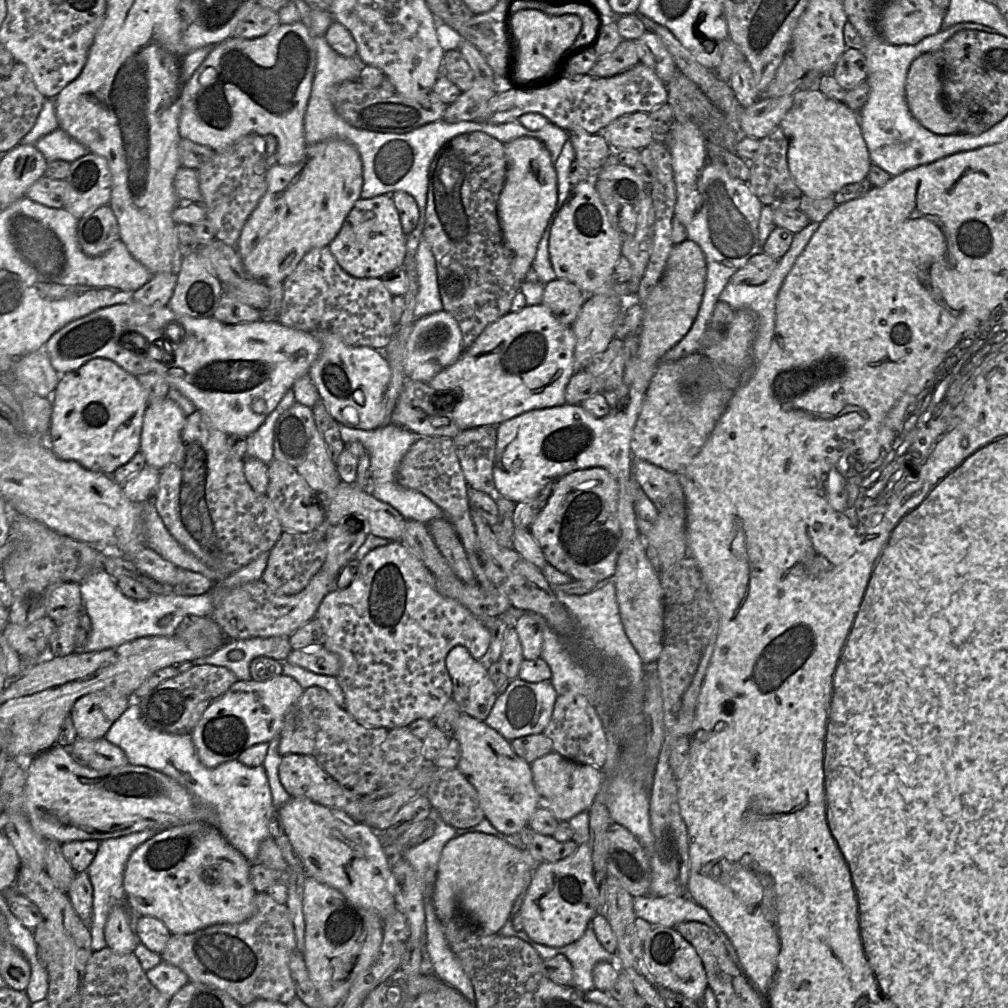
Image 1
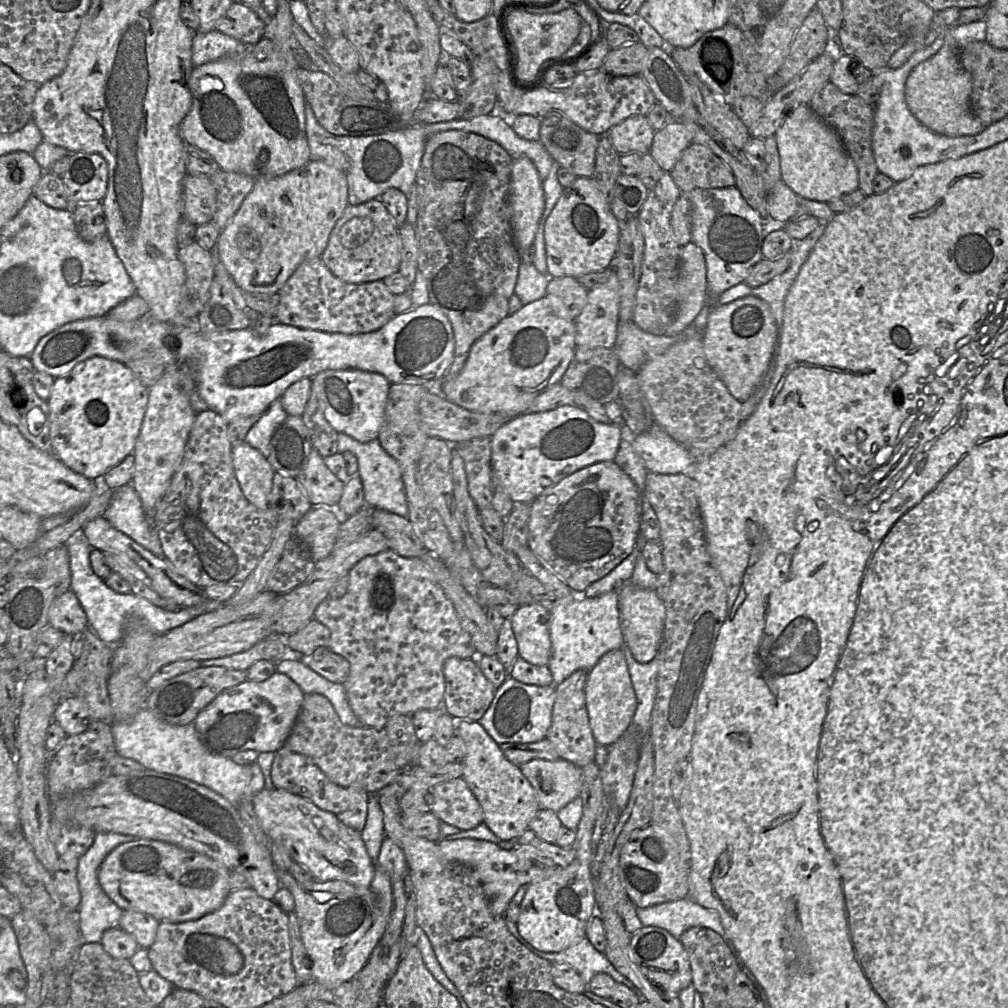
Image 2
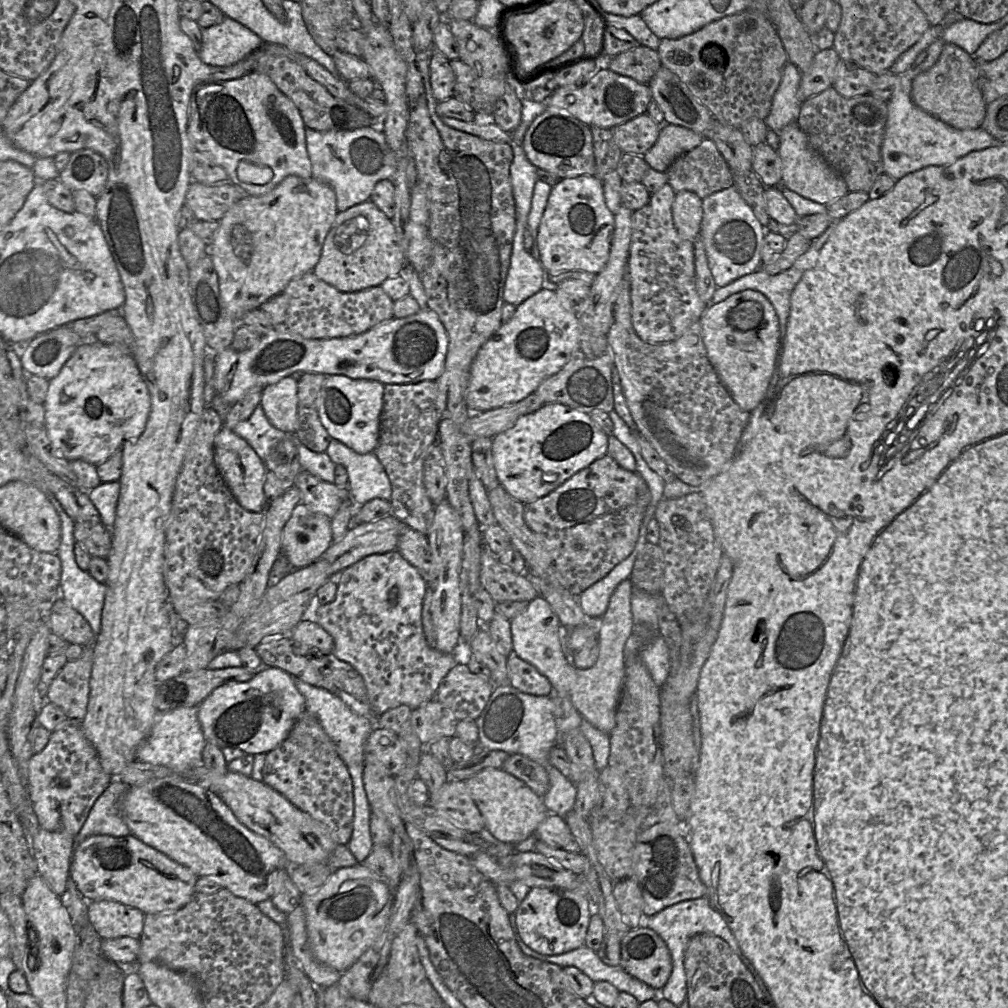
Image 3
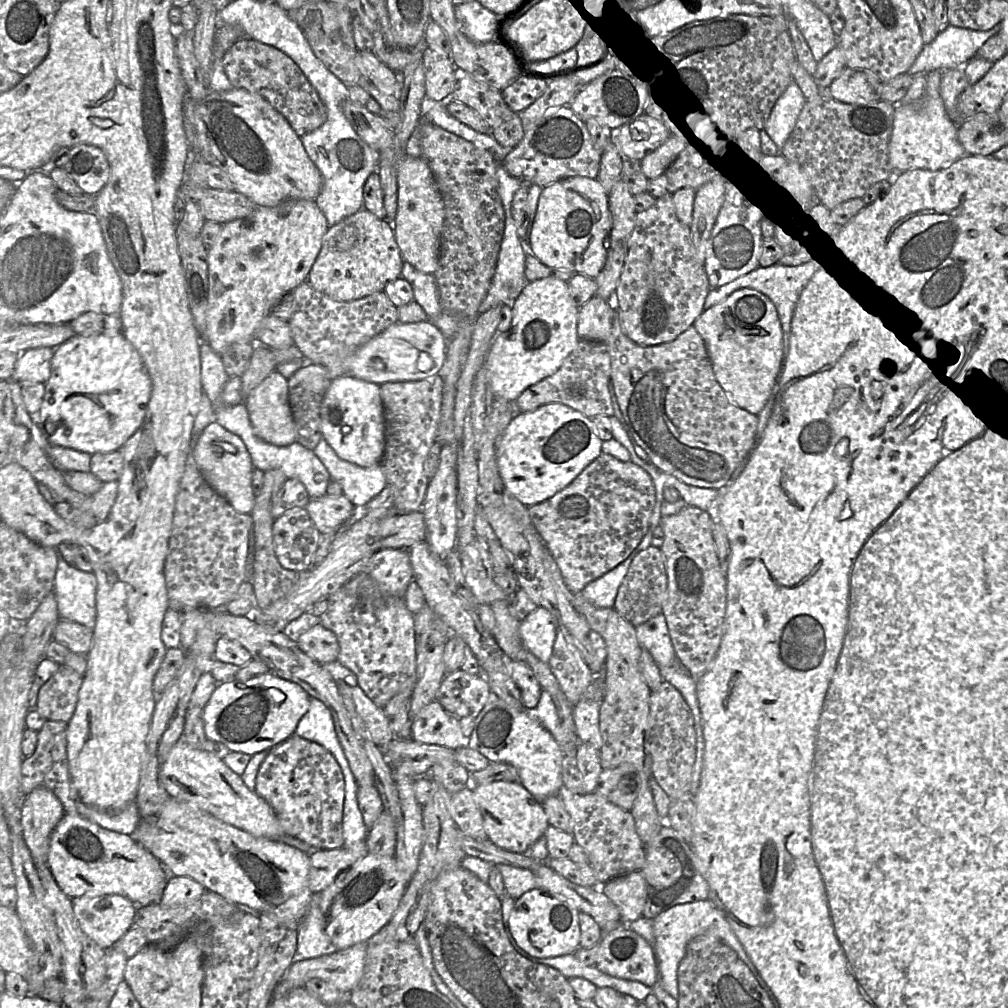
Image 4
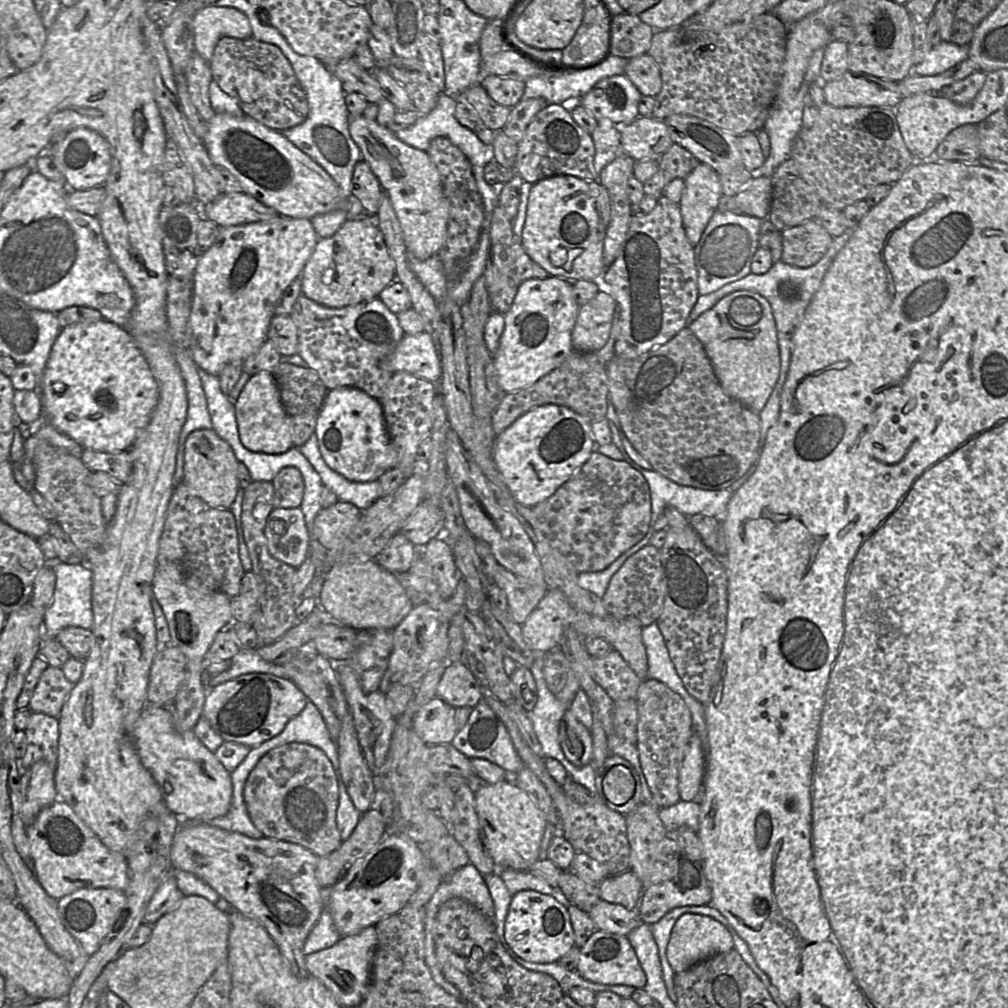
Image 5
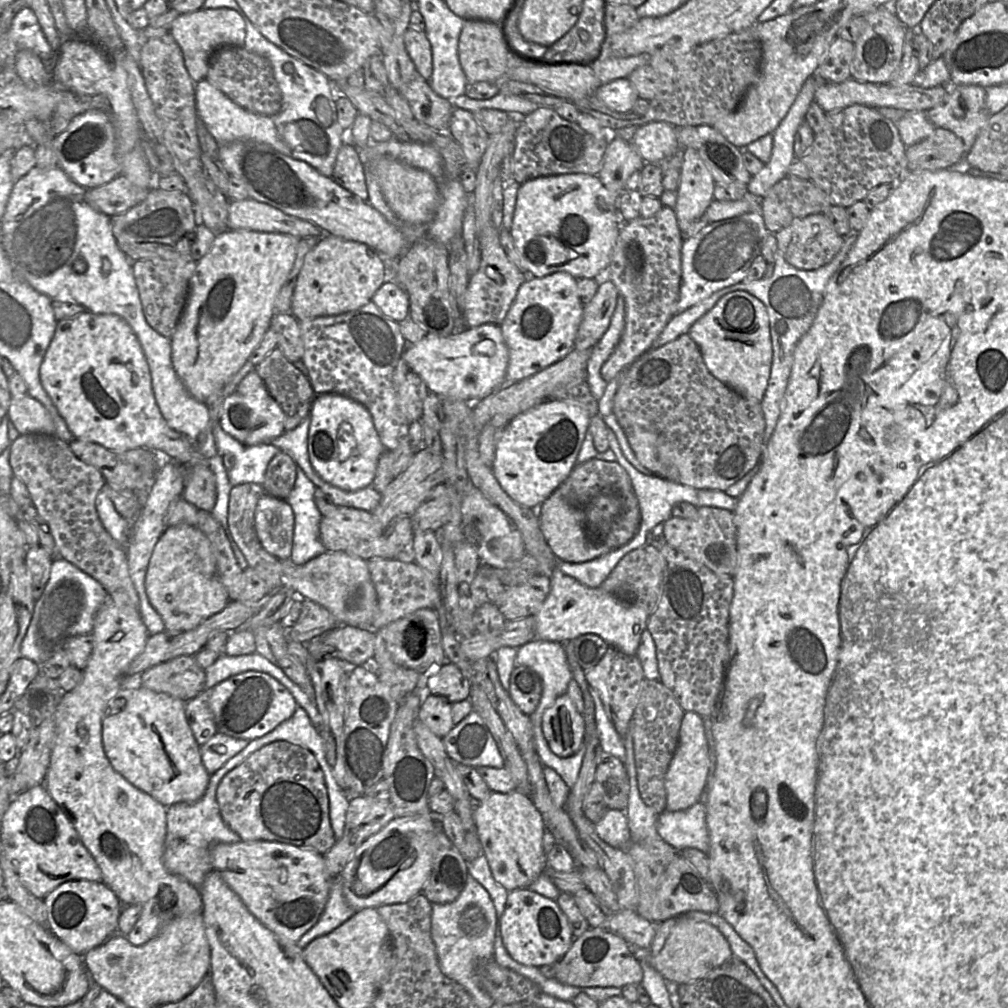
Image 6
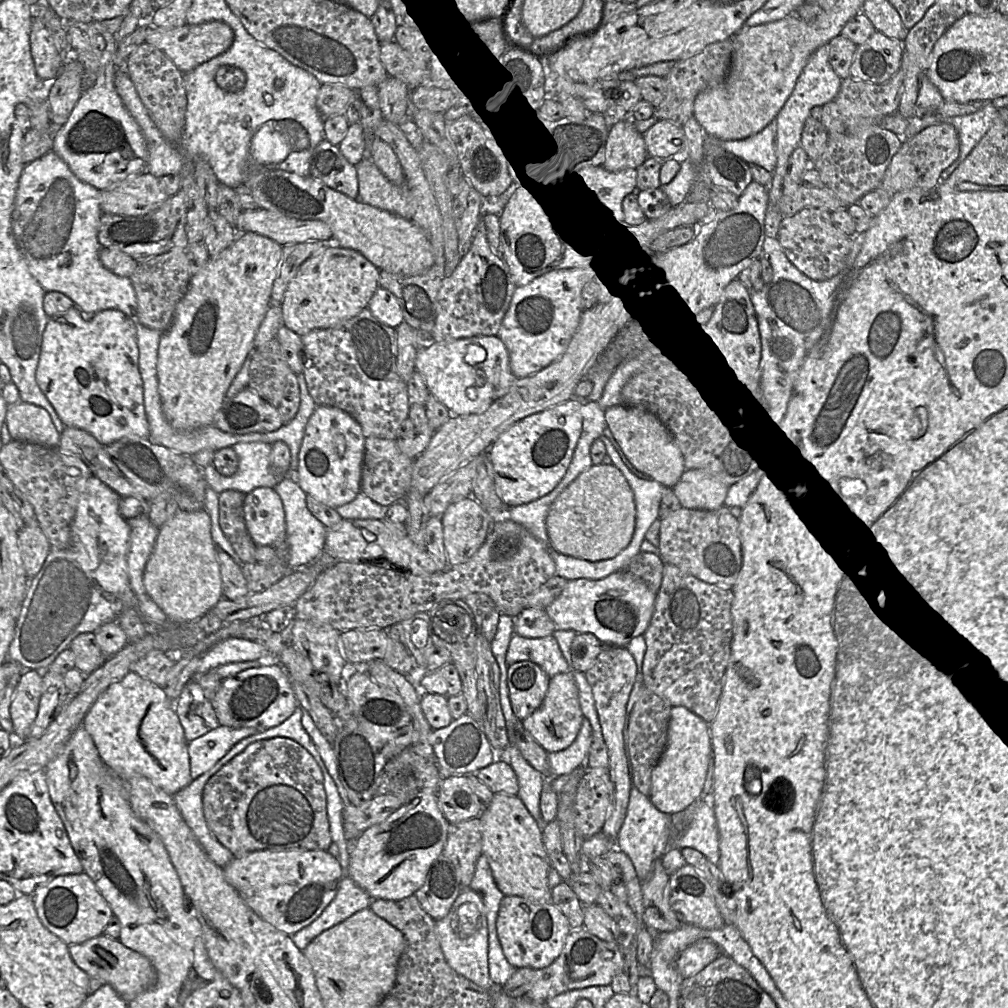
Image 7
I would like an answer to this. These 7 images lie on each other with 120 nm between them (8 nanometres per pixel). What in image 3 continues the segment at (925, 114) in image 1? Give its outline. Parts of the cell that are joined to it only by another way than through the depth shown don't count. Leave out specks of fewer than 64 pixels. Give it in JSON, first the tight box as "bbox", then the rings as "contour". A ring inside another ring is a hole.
{"bbox":[911,43,987,130],"contour":[[[952,43],[944,44],[938,61],[913,79],[911,97],[920,109],[960,130],[980,128],[986,115],[987,104],[979,83],[977,60]]]}

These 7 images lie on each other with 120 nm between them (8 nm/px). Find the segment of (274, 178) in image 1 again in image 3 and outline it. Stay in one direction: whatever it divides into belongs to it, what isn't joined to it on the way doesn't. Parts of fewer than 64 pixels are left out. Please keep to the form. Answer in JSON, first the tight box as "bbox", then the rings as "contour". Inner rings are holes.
{"bbox":[209,175,338,325],"contour":[[[291,175],[261,196],[243,195],[219,221],[214,243],[209,248],[222,300],[232,318],[241,325],[244,315],[284,292],[287,285],[317,265],[325,238],[338,214],[333,188],[314,177]]]}

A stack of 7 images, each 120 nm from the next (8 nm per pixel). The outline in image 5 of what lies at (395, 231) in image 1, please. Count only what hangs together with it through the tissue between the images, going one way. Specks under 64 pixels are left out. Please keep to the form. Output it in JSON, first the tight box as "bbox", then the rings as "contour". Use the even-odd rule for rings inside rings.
{"bbox":[301,216,396,308],"contour":[[[372,216],[347,219],[330,237],[318,240],[301,273],[301,294],[329,308],[370,301],[396,280],[396,265]]]}

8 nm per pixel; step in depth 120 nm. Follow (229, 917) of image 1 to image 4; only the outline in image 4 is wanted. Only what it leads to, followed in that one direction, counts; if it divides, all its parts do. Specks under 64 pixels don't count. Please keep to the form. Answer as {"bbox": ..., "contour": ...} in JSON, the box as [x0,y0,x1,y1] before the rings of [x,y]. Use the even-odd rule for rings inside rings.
{"bbox":[48,813,169,907],"contour":[[[67,813],[51,834],[48,866],[59,888],[70,898],[92,894],[117,894],[137,907],[158,903],[169,877],[162,863],[133,836],[107,830],[79,815]]]}

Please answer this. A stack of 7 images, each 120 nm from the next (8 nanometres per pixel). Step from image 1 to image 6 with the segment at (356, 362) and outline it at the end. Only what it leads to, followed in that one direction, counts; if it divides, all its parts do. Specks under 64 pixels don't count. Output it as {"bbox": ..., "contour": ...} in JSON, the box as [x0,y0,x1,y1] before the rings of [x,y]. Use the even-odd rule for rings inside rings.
{"bbox":[308,394,386,491],"contour":[[[339,394],[316,395],[308,432],[308,454],[315,472],[326,482],[345,491],[372,486],[377,463],[386,451],[372,416],[361,403]]]}

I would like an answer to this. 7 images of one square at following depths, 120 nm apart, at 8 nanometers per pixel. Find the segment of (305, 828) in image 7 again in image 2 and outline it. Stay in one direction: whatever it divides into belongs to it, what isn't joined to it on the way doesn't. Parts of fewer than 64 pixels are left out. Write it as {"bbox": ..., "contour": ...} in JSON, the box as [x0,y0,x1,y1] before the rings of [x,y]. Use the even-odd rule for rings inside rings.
{"bbox":[271,746,368,832],"contour":[[[284,746],[276,751],[271,767],[271,779],[275,788],[286,790],[312,802],[321,810],[334,814],[347,827],[362,832],[368,812],[367,793],[361,787],[342,787],[332,782],[324,772],[305,755],[292,752]]]}

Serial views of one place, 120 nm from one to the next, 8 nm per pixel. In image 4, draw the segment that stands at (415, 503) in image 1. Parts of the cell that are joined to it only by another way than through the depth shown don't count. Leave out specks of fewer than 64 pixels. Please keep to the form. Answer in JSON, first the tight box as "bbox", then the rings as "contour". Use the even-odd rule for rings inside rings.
{"bbox":[313,438,387,509],"contour":[[[322,438],[313,450],[330,475],[338,482],[344,495],[357,509],[364,509],[387,485],[381,464],[360,467],[341,459]]]}

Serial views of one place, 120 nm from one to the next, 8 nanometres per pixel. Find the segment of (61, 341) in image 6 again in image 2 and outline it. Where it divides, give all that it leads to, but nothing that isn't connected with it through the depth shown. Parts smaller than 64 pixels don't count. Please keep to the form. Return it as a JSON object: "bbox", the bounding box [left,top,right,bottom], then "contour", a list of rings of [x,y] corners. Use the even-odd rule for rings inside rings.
{"bbox":[48,356,275,508],"contour":[[[100,356],[76,364],[66,375],[55,378],[48,406],[52,453],[71,470],[100,481],[111,467],[133,452],[148,405],[149,388],[127,365]],[[245,441],[233,446],[231,454],[236,478],[247,500],[257,508],[268,508],[275,472],[268,459]]]}

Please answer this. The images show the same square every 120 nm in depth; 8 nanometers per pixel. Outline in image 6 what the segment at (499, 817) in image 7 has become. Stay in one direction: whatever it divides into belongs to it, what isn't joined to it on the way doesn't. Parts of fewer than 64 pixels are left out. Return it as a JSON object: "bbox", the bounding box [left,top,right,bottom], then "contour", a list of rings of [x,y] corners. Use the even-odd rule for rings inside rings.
{"bbox":[474,790,547,892],"contour":[[[520,790],[508,793],[491,792],[474,809],[474,821],[482,854],[486,857],[493,878],[508,892],[527,888],[547,867],[543,847],[545,823],[530,795]]]}

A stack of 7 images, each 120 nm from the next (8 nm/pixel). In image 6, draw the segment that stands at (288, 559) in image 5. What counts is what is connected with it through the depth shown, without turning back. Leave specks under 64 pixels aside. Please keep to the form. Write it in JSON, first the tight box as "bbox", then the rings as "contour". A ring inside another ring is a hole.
{"bbox":[255,493,295,560],"contour":[[[265,493],[255,509],[255,528],[264,549],[280,560],[291,558],[295,517],[290,504]]]}

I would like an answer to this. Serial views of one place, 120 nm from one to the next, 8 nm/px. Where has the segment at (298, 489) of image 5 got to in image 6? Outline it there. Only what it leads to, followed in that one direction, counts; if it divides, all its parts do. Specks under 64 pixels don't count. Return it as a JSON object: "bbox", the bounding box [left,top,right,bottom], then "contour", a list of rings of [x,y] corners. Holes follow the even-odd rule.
{"bbox":[263,451,296,500],"contour":[[[280,451],[267,466],[263,484],[266,493],[287,500],[295,486],[296,475],[296,462],[286,451]]]}

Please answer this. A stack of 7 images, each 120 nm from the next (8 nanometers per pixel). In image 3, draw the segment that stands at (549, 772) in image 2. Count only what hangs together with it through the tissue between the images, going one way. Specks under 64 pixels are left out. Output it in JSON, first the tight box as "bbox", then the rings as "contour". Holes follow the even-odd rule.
{"bbox":[501,754,549,798],"contour":[[[511,754],[501,768],[523,781],[541,798],[549,788],[549,777],[544,767],[524,755]]]}

